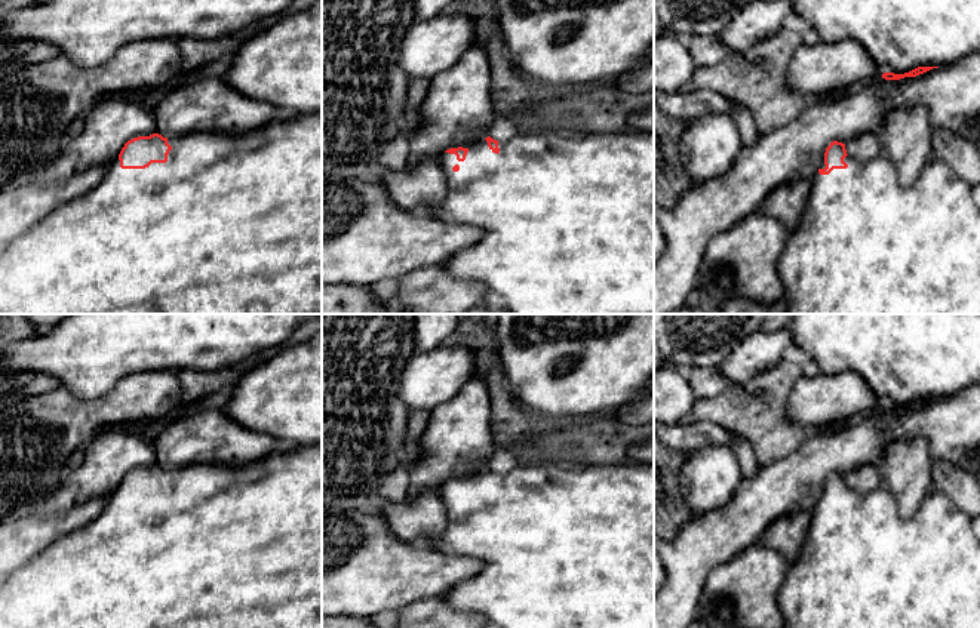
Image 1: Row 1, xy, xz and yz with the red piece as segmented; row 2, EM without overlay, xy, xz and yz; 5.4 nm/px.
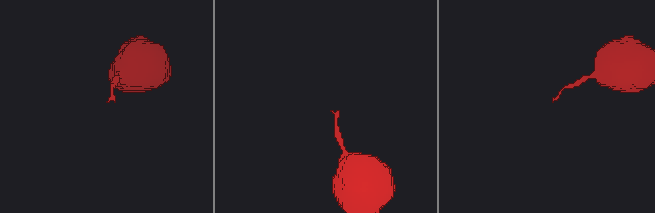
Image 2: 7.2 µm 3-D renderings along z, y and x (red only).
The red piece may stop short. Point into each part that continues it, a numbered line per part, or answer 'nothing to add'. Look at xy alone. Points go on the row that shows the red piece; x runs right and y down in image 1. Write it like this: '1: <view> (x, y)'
1: xy (227, 225)

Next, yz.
1: yz (866, 245)

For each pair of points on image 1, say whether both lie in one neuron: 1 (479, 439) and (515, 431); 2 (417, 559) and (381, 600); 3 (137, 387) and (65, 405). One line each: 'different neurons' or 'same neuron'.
1: different neurons
2: same neuron
3: same neuron

